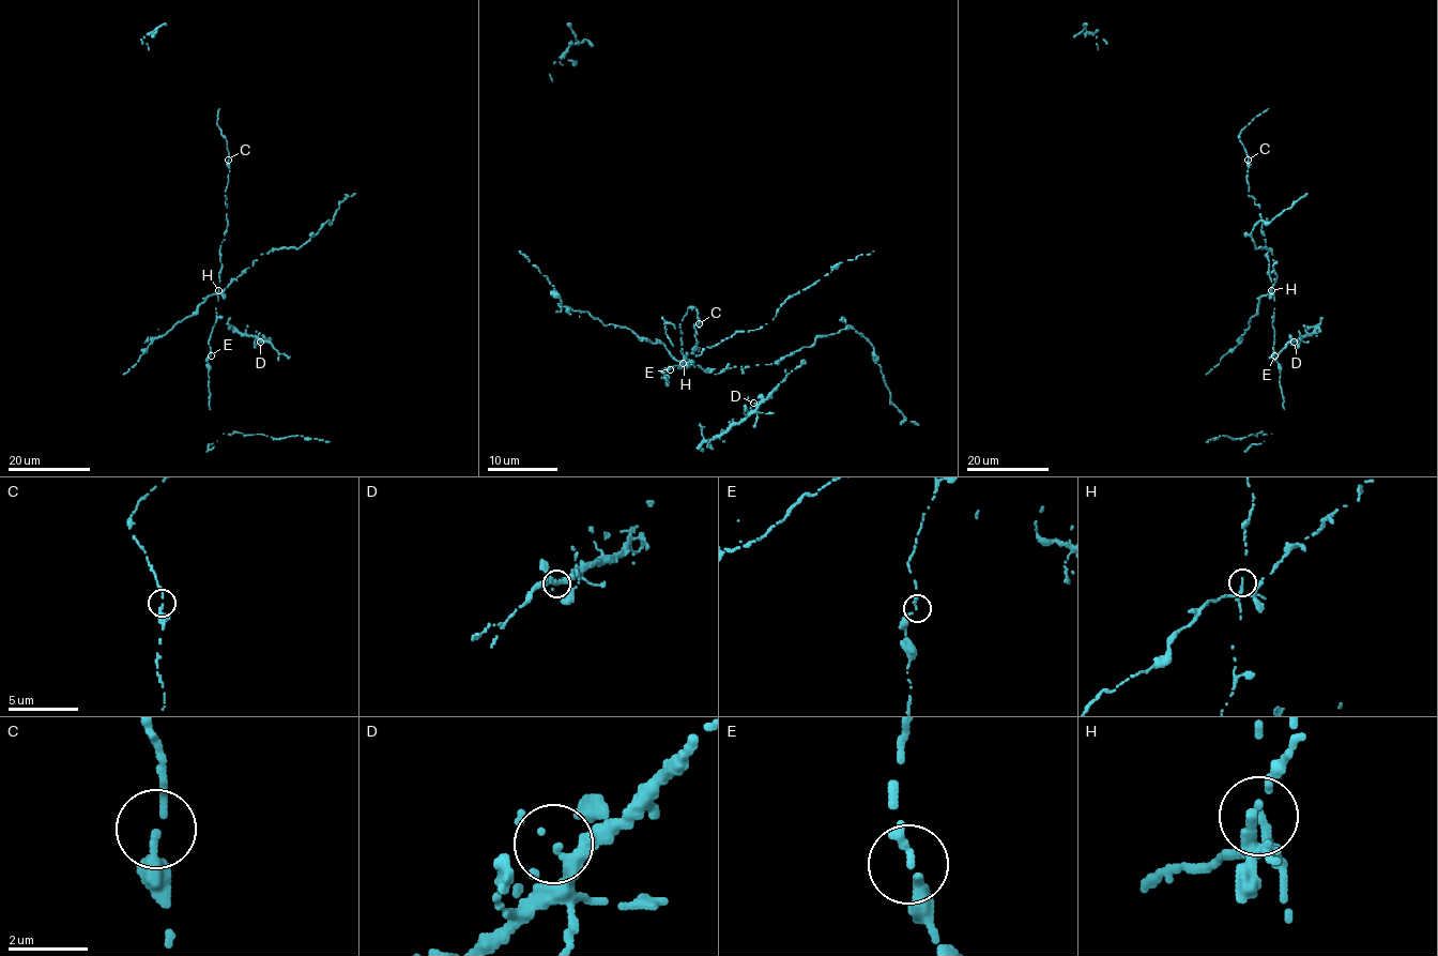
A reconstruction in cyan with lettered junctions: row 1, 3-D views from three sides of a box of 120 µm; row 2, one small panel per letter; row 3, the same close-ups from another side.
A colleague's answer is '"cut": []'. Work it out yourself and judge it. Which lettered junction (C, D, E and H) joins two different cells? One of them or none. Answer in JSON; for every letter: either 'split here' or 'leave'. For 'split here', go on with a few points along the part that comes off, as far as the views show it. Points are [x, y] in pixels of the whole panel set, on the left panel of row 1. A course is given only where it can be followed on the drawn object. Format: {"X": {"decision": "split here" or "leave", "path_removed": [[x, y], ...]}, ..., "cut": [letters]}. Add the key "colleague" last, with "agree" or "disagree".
{"C": {"decision": "leave"}, "D": {"decision": "leave"}, "E": {"decision": "leave"}, "H": {"decision": "split here", "path_removed": [[218, 289], [223, 291], [261, 255], [276, 248], [297, 248], [332, 221], [339, 203], [355, 194]]}, "cut": ["H"], "colleague": "disagree"}

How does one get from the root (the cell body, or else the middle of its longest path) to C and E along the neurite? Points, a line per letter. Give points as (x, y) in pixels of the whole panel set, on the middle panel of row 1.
C: (685, 355), (695, 346), (699, 348), (694, 335), (694, 323), (699, 323)
E: (685, 355), (689, 360), (684, 360), (682, 369), (678, 365), (666, 367), (670, 369)

